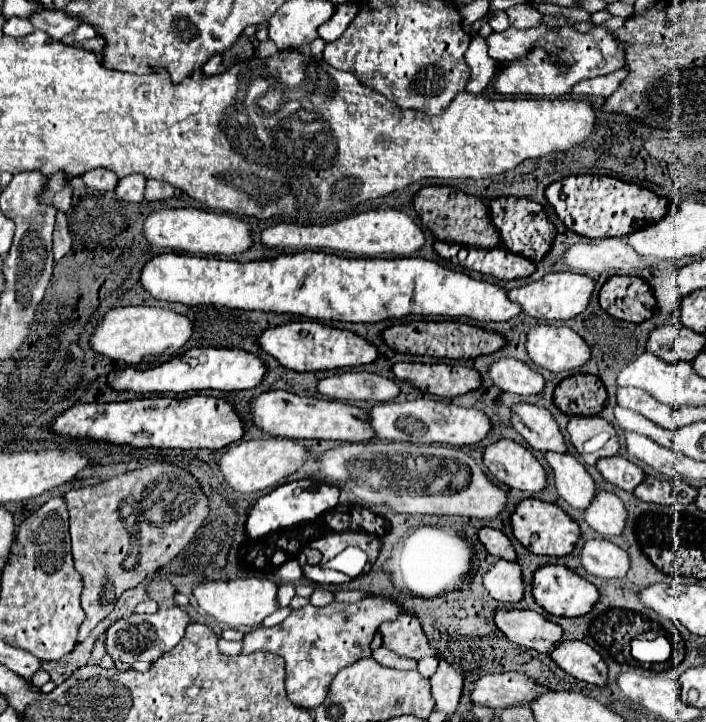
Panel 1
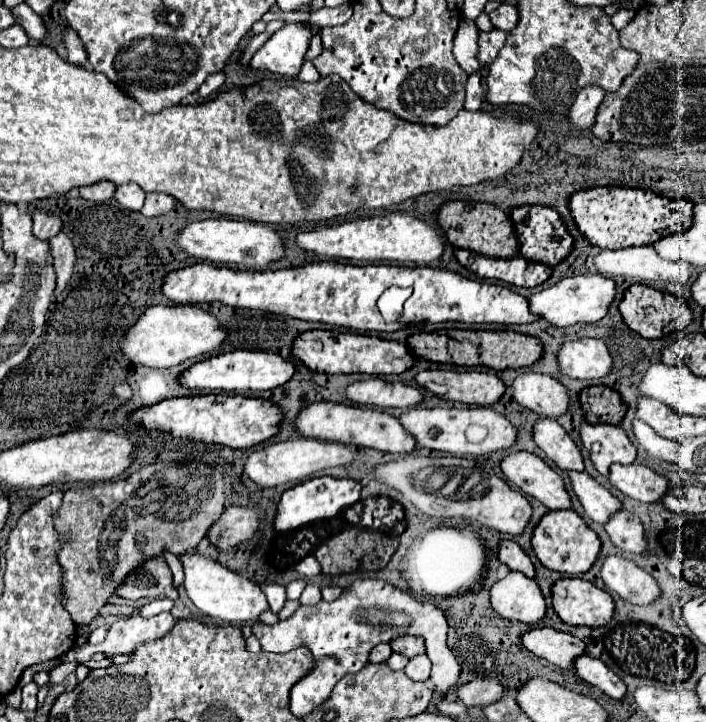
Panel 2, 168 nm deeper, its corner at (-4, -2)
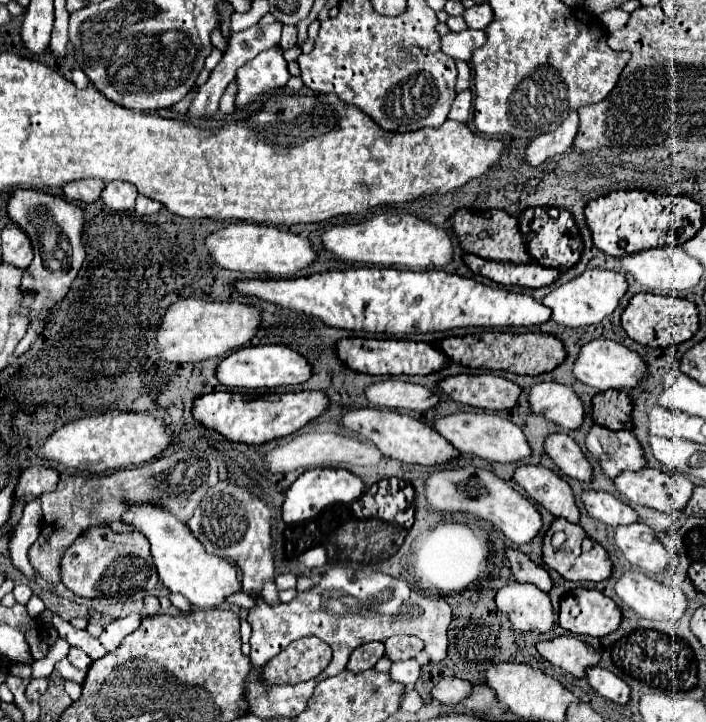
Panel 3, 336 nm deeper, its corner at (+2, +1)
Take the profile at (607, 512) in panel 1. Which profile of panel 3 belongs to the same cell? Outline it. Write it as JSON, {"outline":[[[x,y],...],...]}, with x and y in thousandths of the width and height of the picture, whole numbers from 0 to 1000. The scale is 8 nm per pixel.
{"outline":[[[894,724],[871,730],[871,752],[894,783],[919,794],[939,794],[948,785],[948,769],[925,733],[914,724]]]}

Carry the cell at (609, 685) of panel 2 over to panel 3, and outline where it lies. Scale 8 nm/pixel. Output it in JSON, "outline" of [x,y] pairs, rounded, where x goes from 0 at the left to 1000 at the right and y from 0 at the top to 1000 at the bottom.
{"outline":[[[837,924],[831,927],[831,943],[834,949],[854,965],[871,971],[871,974],[880,974],[885,976],[891,971],[891,960],[894,954],[888,952],[888,946],[882,940],[877,940],[874,935],[868,935],[865,929],[854,927],[854,924]]]}

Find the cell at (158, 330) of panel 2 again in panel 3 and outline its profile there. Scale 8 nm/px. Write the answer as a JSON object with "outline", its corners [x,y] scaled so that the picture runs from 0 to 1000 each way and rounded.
{"outline":[[[256,414],[237,425],[222,458],[222,489],[237,503],[288,500],[316,494],[356,472],[370,445],[370,431],[344,420],[299,420],[288,414]]]}

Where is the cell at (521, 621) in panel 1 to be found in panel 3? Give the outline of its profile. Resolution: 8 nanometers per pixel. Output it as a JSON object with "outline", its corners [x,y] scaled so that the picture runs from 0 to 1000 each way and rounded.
{"outline":[[[783,882],[763,888],[761,902],[783,921],[800,927],[814,938],[829,938],[829,924],[848,918],[848,904],[817,882]]]}

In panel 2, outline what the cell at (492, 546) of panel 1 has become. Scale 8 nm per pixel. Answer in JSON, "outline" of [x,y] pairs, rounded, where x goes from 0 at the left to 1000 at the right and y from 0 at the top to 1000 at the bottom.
{"outline":[[[712,748],[707,756],[707,776],[721,784],[721,789],[738,792],[746,801],[758,801],[758,784],[752,781],[749,770],[738,762],[738,756],[727,748]]]}

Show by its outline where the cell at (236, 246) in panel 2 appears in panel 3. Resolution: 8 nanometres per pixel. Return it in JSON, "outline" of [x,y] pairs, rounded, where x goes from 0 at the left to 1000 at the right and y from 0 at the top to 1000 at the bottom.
{"outline":[[[330,309],[307,317],[290,328],[290,342],[296,356],[319,373],[333,373],[344,378],[378,378],[407,384],[418,375],[441,367],[446,361],[446,350],[441,345],[438,331],[429,331],[407,317],[387,312],[364,312],[364,309]]]}

